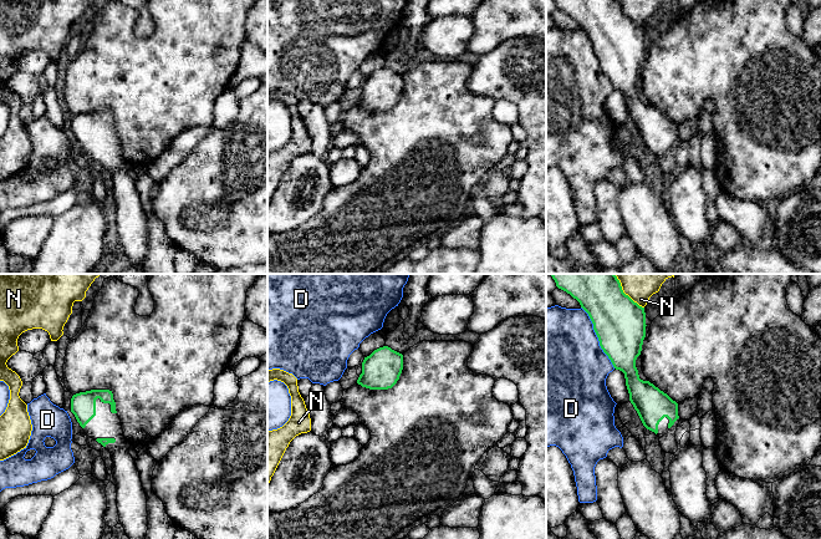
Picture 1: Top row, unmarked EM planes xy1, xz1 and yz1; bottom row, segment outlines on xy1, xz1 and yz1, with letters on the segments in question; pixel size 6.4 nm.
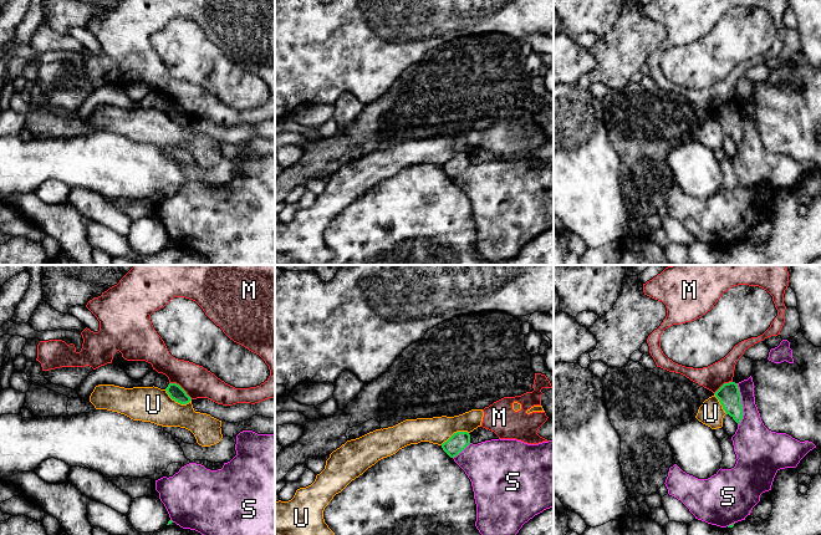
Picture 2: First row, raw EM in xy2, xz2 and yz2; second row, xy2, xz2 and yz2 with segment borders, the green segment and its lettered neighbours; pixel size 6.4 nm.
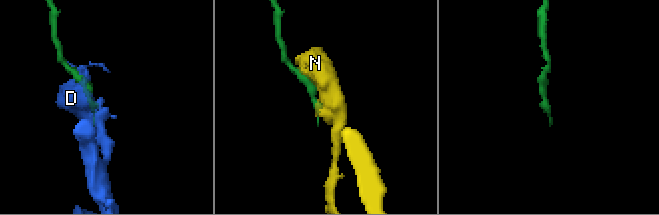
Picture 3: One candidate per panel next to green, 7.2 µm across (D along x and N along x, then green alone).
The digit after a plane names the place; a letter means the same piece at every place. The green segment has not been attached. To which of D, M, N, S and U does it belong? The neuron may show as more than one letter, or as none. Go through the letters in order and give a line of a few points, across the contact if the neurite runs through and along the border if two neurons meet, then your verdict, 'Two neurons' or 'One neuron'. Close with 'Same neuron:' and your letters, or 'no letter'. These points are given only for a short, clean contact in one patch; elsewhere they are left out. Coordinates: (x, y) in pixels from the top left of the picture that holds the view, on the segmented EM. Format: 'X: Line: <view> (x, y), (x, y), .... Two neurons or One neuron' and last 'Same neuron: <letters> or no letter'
D: Two neurons
M: Line: xy2 (169, 382), (176, 382), (192, 398). Two neurons
N: Two neurons
S: Two neurons
U: Line: xy2 (164, 390), (180, 403), (190, 401). Two neurons
Same neuron: no letter

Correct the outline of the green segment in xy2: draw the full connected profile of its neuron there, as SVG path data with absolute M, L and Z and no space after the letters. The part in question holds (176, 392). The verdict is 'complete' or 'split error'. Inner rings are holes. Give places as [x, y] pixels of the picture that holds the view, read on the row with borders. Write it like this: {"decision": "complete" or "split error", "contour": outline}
{"decision": "complete", "contour": "M169 383L165 391L172 399L180 404L187 404L192 401L187 392L177 383Z"}

